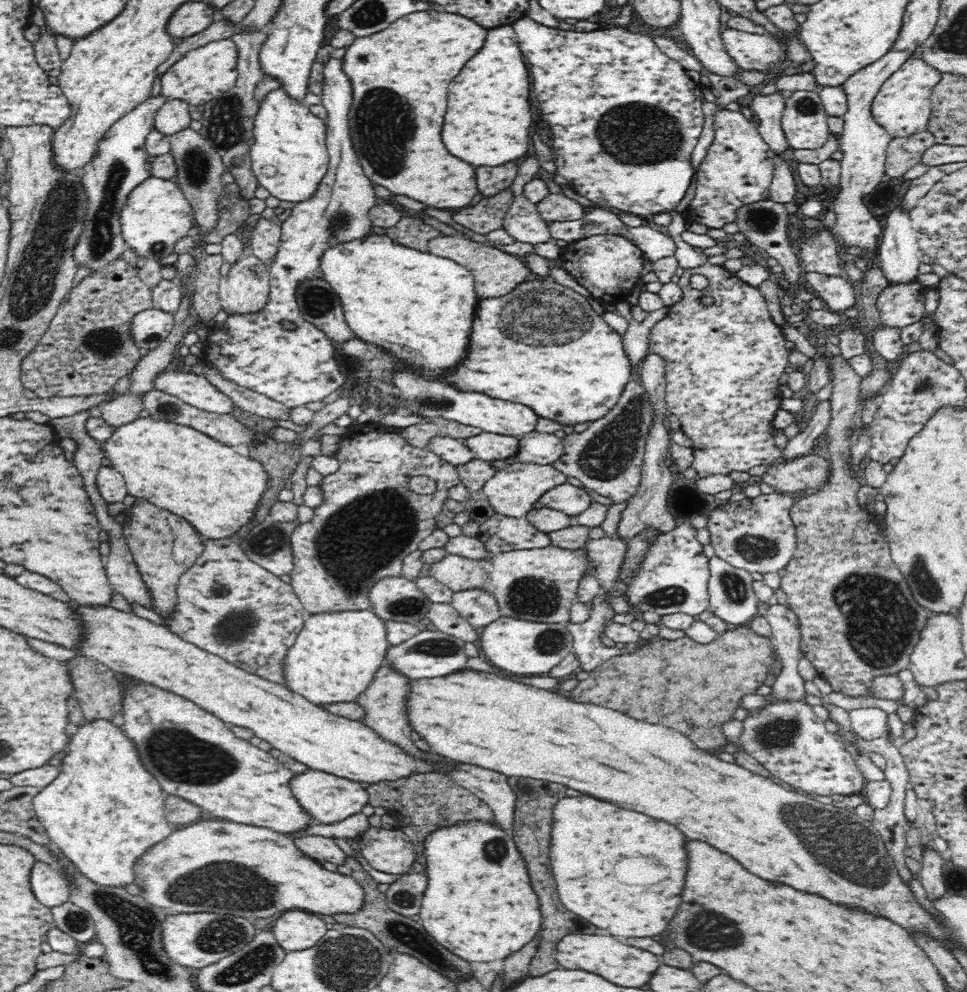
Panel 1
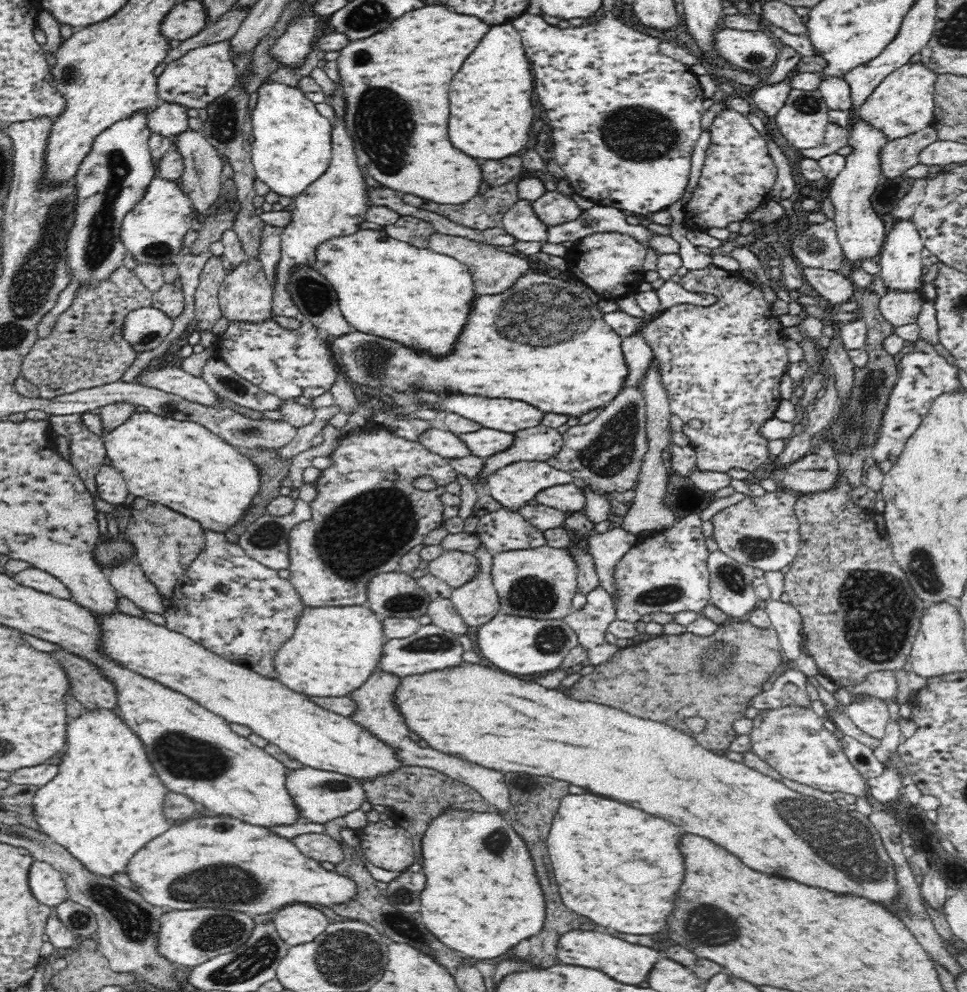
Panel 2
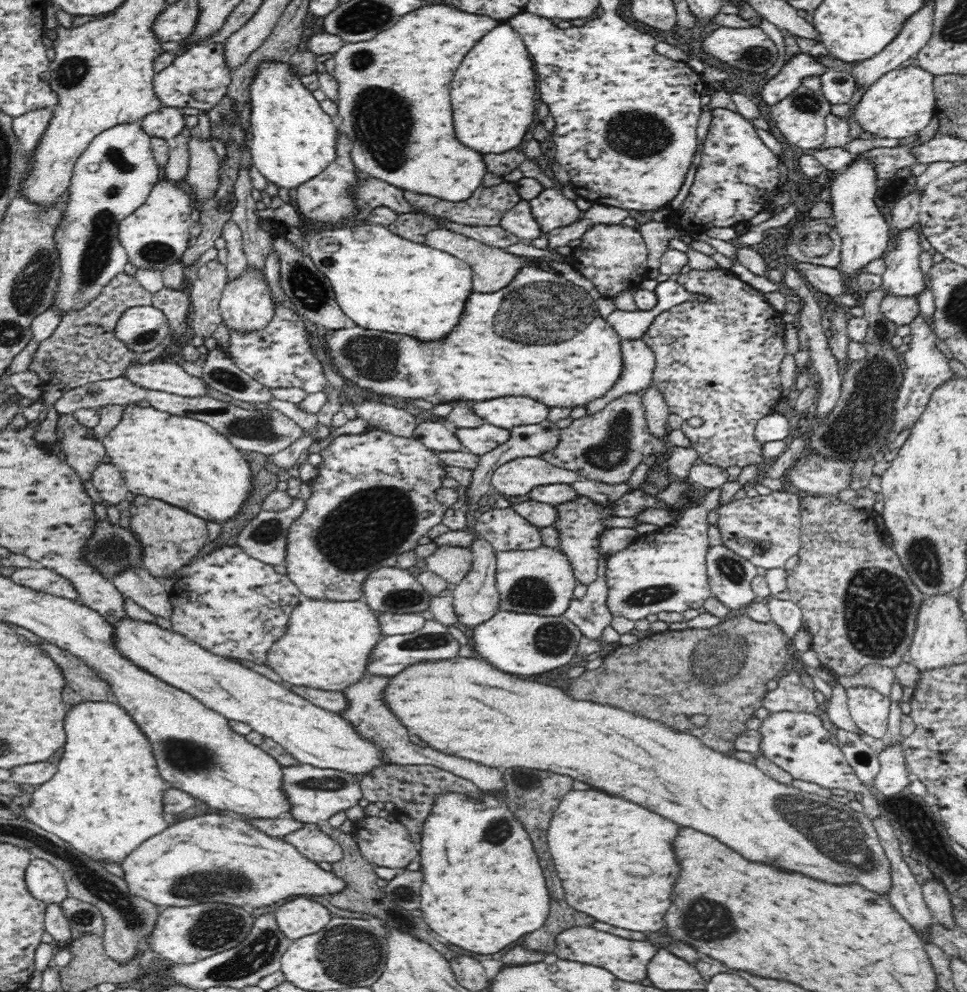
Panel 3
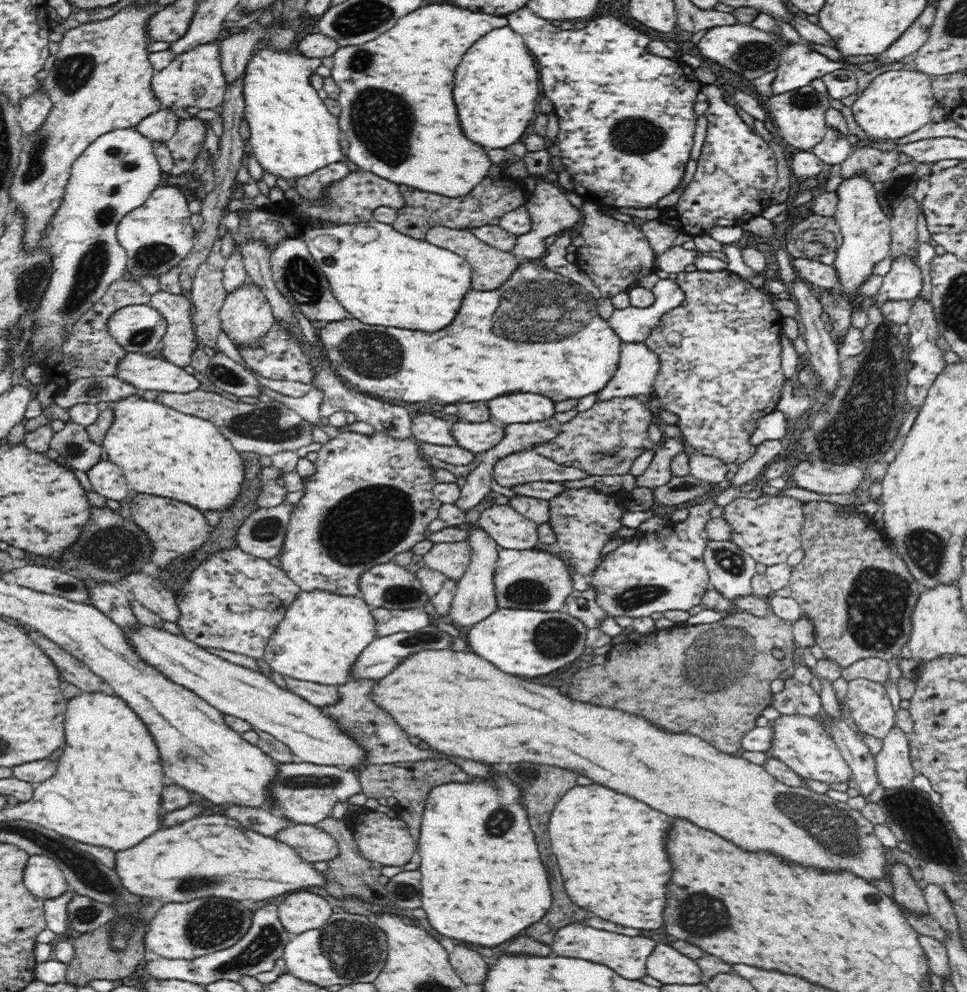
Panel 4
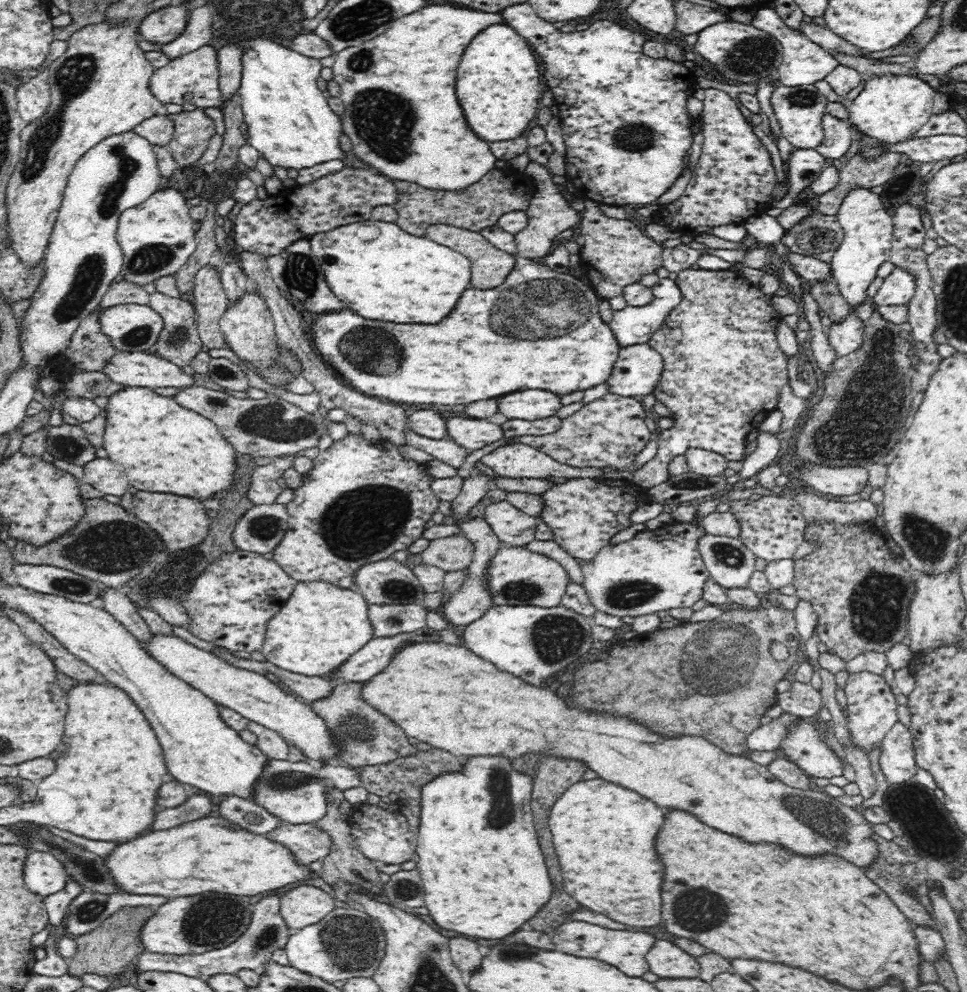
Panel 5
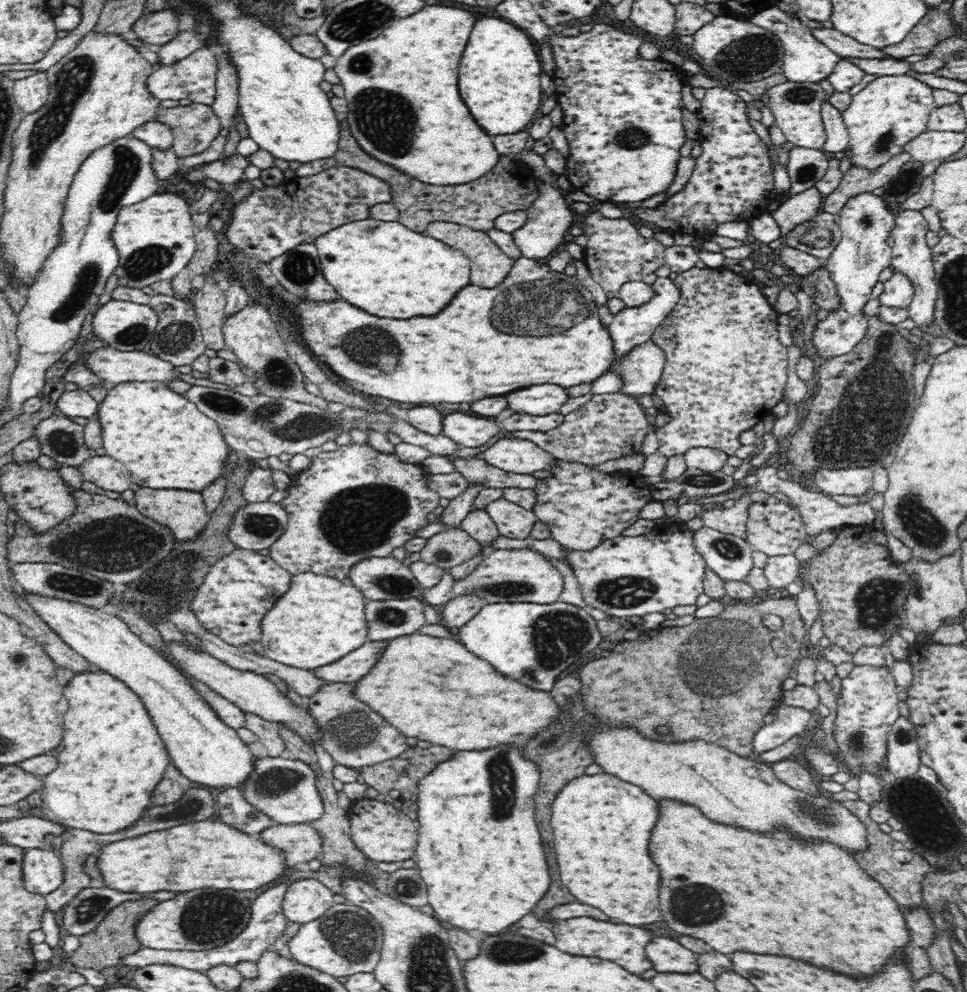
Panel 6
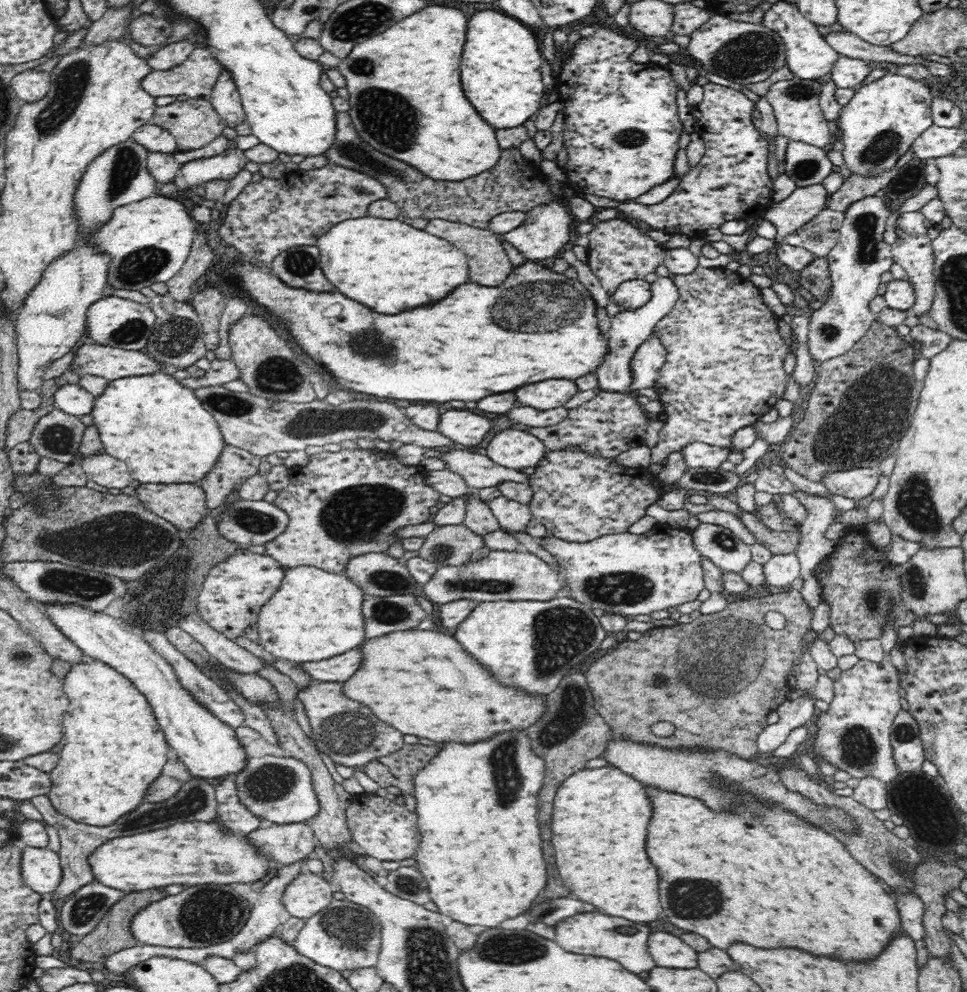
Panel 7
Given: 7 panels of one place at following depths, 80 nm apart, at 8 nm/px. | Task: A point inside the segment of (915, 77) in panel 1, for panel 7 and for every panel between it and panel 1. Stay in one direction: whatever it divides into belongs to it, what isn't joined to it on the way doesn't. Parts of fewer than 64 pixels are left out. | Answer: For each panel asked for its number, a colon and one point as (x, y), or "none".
2: (903, 104)
3: (903, 102)
4: (897, 103)
5: (892, 107)
6: (892, 110)
7: (880, 123)

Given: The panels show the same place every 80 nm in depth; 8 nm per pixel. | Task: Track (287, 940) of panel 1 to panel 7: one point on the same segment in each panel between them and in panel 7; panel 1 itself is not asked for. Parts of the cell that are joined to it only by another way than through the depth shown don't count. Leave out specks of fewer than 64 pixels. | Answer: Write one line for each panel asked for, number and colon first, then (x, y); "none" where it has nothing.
2: (295, 924)
3: (300, 916)
4: (301, 911)
5: (304, 905)
6: (305, 900)
7: (307, 894)

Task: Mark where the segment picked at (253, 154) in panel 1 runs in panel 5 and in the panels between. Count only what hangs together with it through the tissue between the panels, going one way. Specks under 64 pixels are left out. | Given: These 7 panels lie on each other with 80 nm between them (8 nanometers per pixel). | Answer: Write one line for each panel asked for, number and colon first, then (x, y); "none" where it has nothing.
2: (291, 149)
3: (293, 140)
4: (292, 134)
5: (290, 124)

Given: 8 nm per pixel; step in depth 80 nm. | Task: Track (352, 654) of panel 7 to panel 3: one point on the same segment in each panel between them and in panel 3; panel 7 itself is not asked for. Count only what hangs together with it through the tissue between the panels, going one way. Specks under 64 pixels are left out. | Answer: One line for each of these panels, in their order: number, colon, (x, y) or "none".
3: (392, 654)
4: (383, 654)
5: (375, 655)
6: (353, 667)

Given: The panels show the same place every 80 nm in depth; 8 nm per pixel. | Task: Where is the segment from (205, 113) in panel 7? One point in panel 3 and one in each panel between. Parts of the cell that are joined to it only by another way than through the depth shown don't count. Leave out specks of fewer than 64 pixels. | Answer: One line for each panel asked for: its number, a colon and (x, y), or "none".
3: (176, 168)
4: (185, 145)
5: (193, 129)
6: (194, 127)

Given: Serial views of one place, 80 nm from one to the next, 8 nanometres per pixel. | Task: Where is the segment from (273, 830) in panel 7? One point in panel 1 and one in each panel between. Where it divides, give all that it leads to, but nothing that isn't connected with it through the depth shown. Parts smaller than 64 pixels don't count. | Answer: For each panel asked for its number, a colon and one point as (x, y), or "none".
1: (322, 849)
2: (321, 847)
3: (316, 845)
4: (313, 844)
5: (308, 843)
6: (298, 843)

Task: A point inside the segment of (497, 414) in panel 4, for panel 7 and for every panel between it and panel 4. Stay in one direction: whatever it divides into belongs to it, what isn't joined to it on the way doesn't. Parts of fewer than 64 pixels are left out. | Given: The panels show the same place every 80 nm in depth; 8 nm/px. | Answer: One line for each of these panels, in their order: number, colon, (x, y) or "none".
5: (533, 404)
6: (537, 400)
7: (549, 394)

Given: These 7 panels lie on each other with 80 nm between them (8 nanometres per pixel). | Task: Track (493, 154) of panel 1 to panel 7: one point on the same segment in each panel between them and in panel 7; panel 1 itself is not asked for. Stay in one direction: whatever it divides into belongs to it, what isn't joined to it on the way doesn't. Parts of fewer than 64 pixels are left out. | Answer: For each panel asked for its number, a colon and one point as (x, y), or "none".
2: (491, 112)
3: (493, 91)
4: (496, 88)
5: (498, 87)
6: (499, 77)
7: (500, 69)

